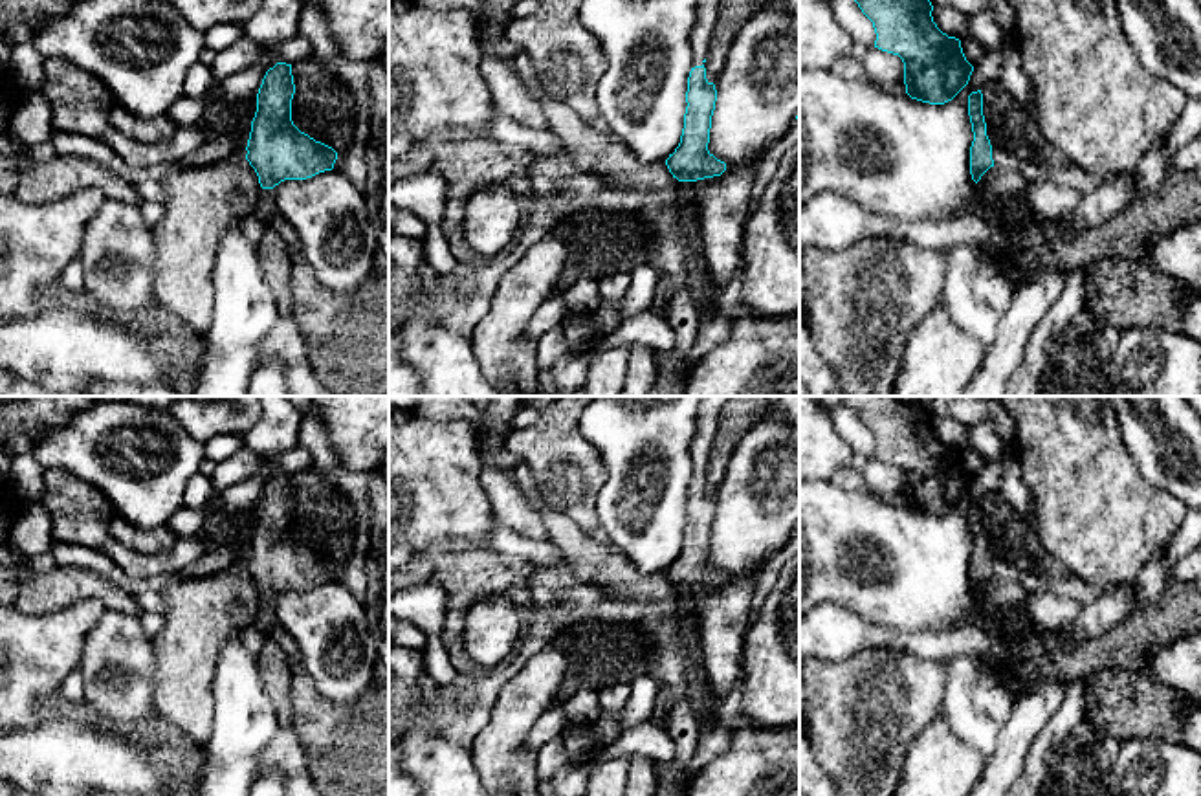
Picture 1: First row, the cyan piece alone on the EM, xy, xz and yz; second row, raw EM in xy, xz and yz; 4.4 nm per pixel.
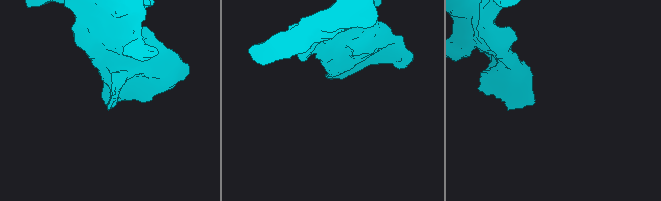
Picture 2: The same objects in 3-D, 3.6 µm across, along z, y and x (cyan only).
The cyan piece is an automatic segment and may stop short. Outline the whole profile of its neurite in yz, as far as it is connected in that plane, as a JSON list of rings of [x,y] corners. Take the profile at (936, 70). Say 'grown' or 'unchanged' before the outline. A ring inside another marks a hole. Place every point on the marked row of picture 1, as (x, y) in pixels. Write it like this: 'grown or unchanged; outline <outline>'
unchanged; outline [[[854,0],[873,22],[875,48],[904,62],[906,94],[911,99],[944,105],[970,81],[974,66],[961,40],[933,22],[930,0]]]

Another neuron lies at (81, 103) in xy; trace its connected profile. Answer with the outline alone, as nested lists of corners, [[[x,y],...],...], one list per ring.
[[[64,59],[44,62],[42,94],[53,108],[53,132],[101,139],[132,167],[150,169],[161,163],[180,163],[209,139],[200,121],[178,127],[172,138],[154,145],[143,145],[121,134],[108,119],[116,101],[105,83]]]

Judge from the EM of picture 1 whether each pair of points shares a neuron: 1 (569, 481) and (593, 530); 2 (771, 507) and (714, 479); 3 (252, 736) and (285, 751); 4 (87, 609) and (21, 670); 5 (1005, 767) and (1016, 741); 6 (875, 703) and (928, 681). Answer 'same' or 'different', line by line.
1: same
2: different
3: different
4: same
5: same
6: same

